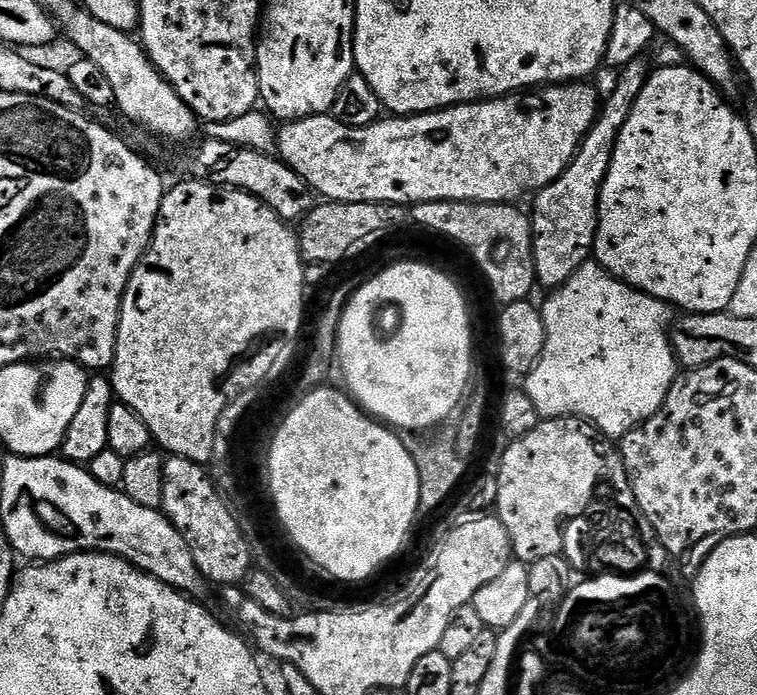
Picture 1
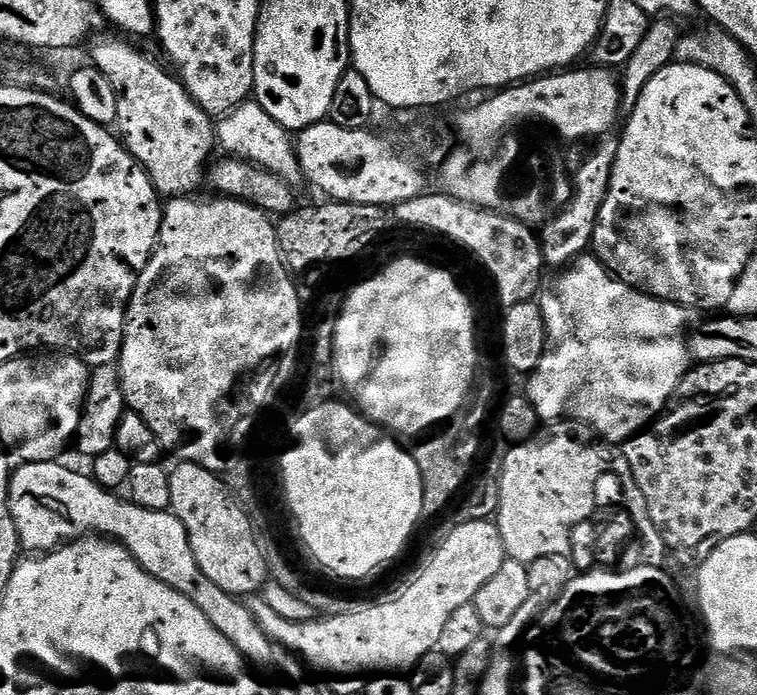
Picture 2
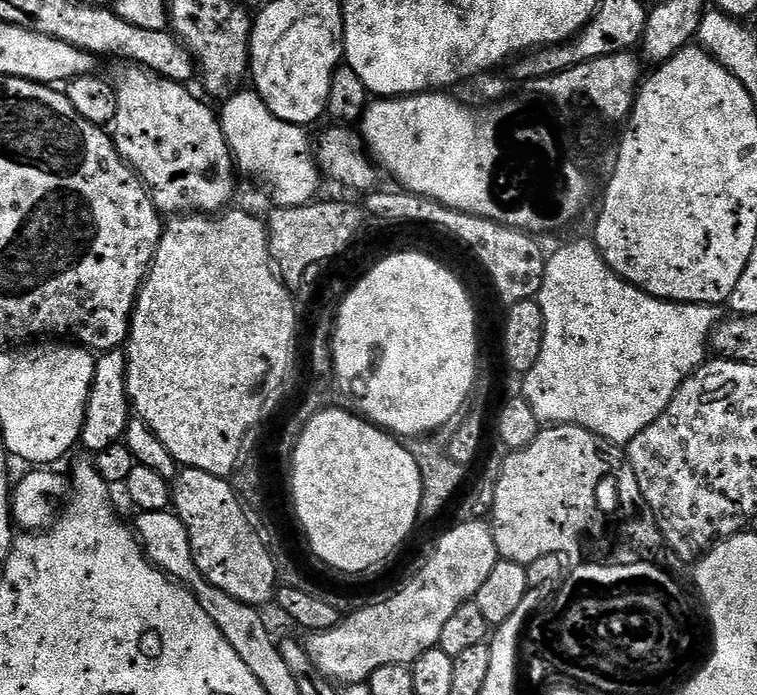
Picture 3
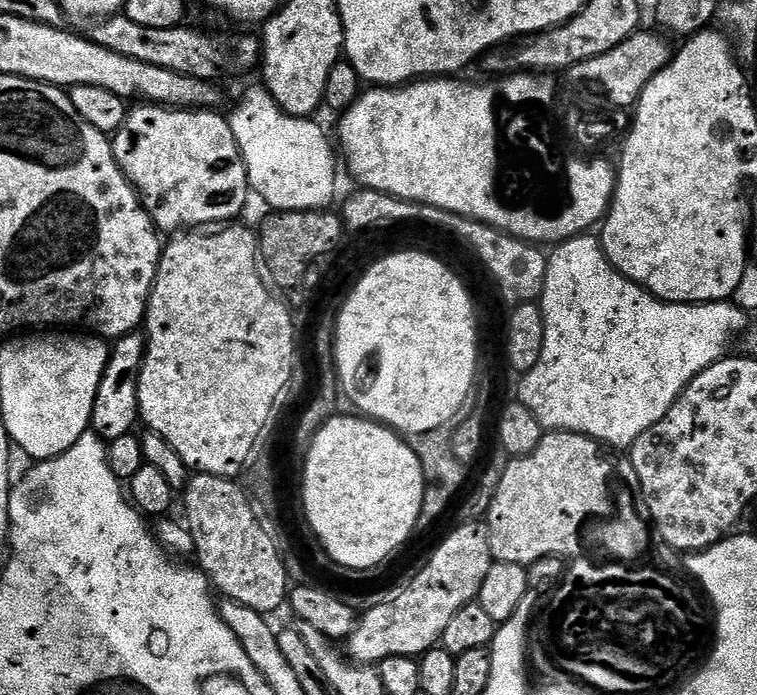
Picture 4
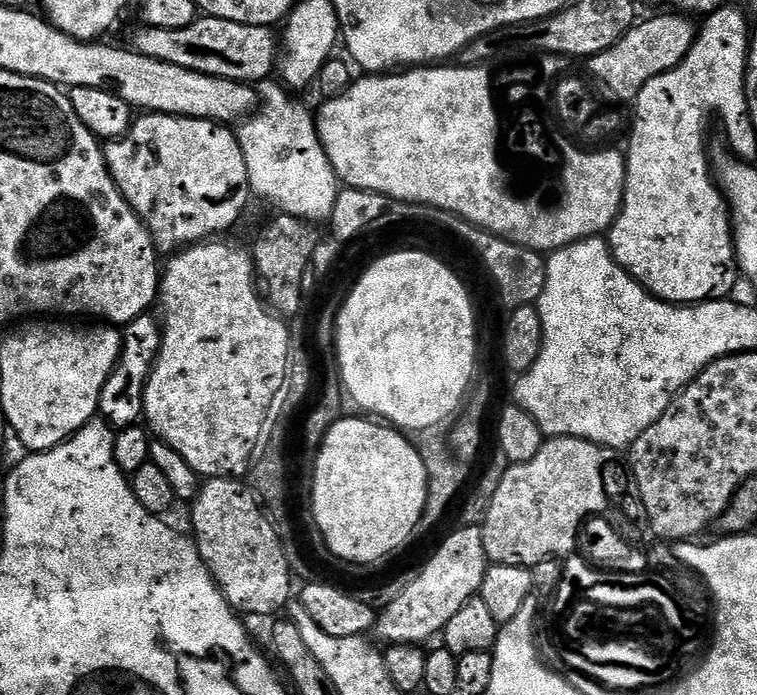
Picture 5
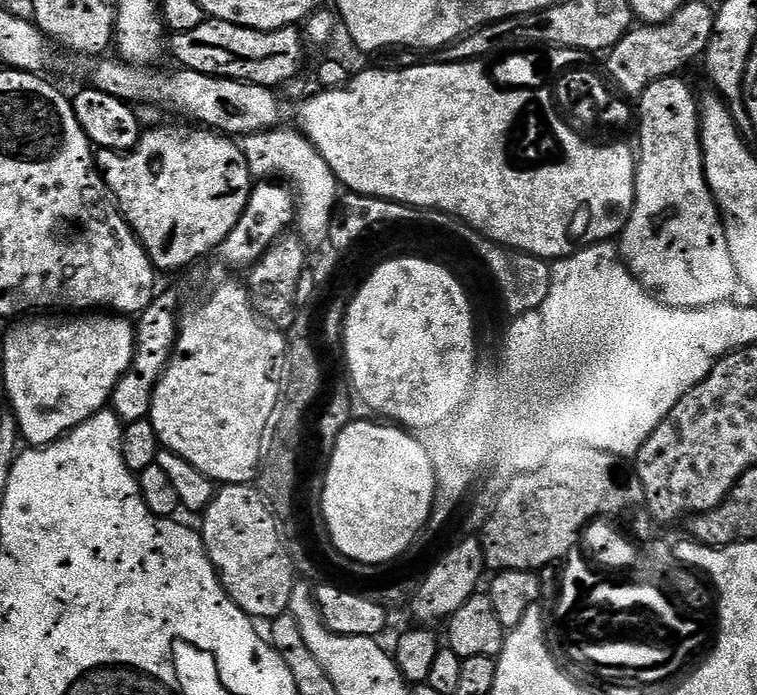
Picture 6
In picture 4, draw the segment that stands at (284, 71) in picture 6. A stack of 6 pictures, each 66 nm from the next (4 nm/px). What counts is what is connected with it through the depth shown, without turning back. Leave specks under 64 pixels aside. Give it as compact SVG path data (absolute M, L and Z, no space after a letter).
M117 14L93 23L90 39L98 46L106 46L106 50L114 54L122 54L150 66L162 66L183 76L193 76L209 82L215 81L215 76L220 76L223 72L232 72L235 68L240 72L248 72L255 64L257 67L261 63L262 44L257 37L255 40L252 36L240 36L235 48L230 41L223 40L220 36L207 36L196 28L188 27L154 30L154 26L138 26L138 22L134 22L128 15Z

